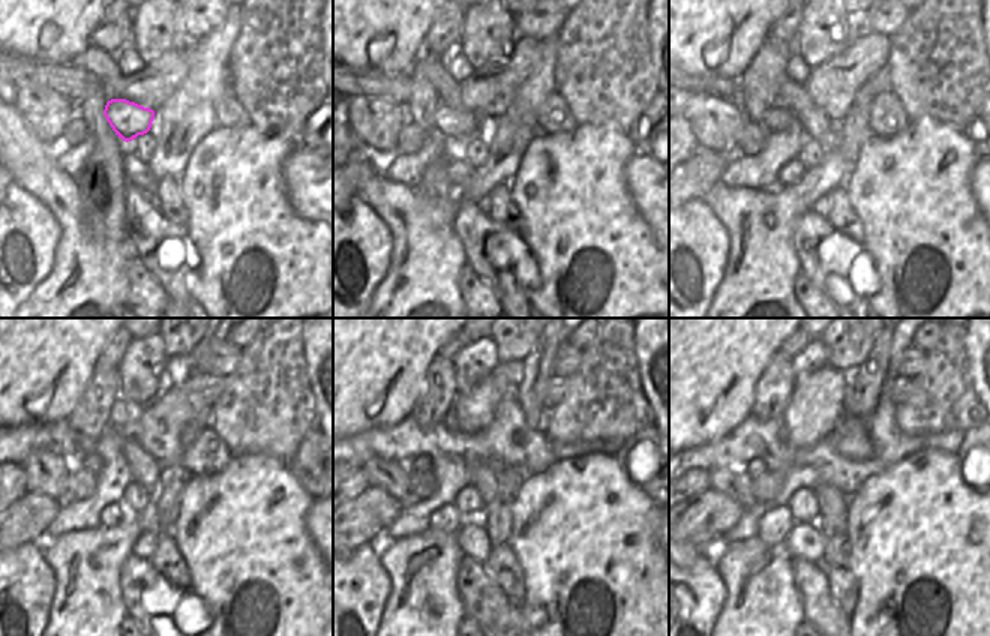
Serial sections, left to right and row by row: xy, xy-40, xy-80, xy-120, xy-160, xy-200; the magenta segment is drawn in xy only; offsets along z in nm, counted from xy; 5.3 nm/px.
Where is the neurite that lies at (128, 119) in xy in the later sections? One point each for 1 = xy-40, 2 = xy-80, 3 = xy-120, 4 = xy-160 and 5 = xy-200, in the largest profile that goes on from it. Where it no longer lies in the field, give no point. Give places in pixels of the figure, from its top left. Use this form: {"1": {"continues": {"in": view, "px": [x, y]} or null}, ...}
{"1": {"continues": {"in": "xy-40", "px": [458, 123]}}, "2": {"continues": {"in": "xy-80", "px": [777, 119]}}, "3": {"continues": {"in": "xy-120", "px": [90, 461]}}, "4": {"continues": {"in": "xy-160", "px": [420, 465]}}, "5": {"continues": {"in": "xy-200", "px": [756, 467]}}}

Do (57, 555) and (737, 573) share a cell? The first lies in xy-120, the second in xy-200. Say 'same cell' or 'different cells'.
same cell

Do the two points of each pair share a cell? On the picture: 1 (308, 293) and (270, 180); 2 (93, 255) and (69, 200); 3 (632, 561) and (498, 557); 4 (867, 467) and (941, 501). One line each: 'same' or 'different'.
1: same
2: same
3: different
4: different

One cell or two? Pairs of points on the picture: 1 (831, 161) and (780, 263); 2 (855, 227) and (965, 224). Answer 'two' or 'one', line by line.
1: one
2: two

